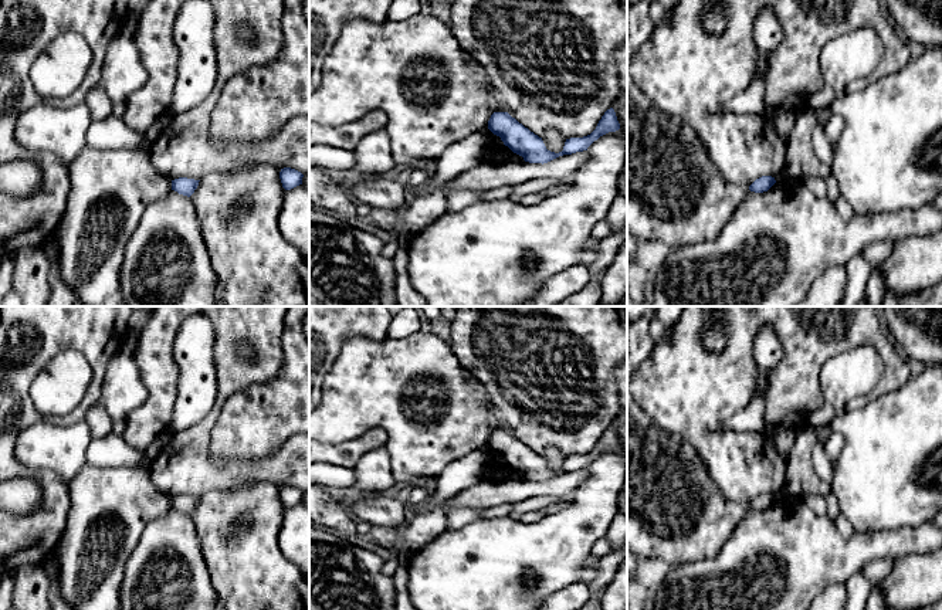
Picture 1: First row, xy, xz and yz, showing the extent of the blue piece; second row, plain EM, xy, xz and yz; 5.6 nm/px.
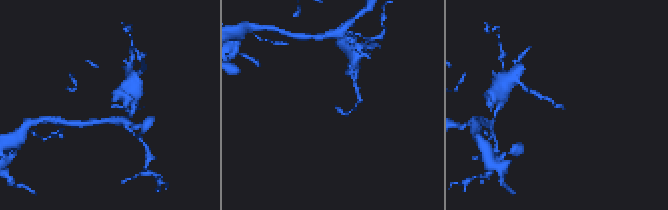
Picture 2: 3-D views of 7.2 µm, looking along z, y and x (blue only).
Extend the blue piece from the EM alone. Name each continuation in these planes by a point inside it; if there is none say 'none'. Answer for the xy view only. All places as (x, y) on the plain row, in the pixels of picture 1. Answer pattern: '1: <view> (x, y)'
none

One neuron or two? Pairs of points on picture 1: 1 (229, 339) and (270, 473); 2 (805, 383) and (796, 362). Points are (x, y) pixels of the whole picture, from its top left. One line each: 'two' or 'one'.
1: one
2: one

